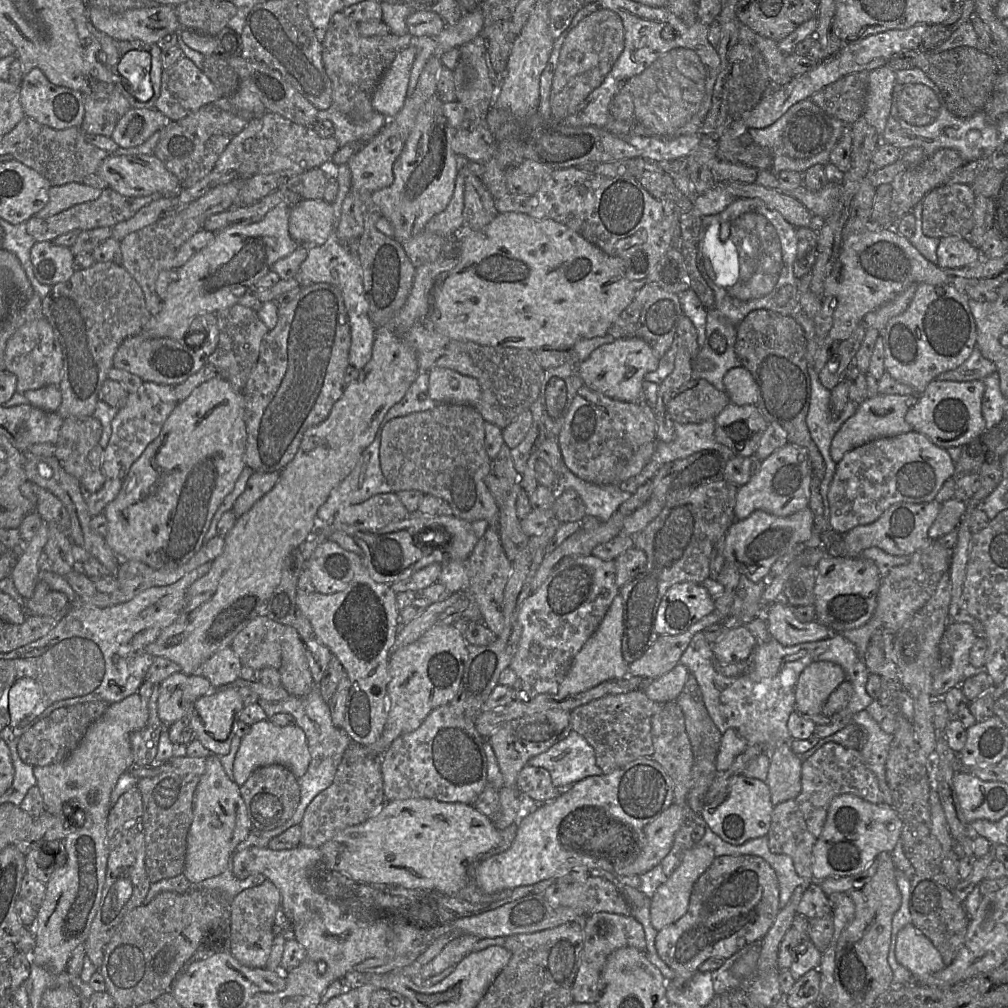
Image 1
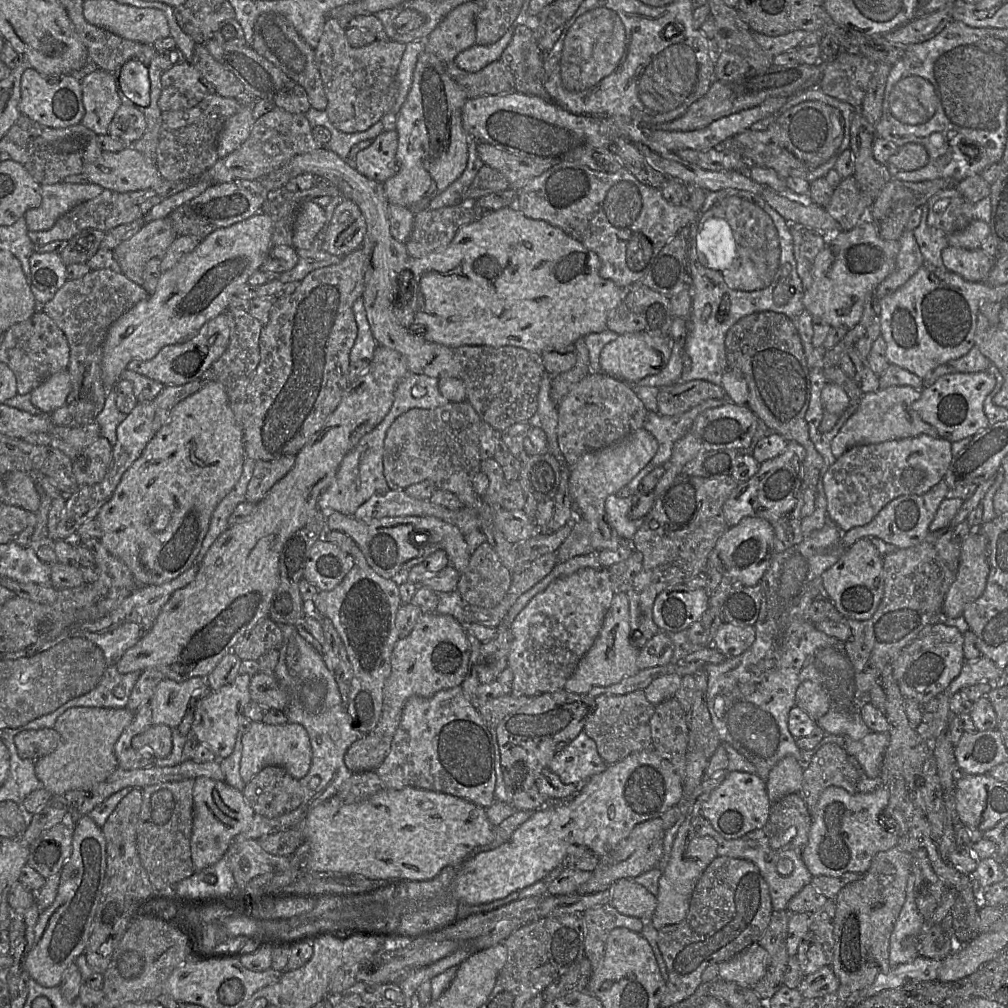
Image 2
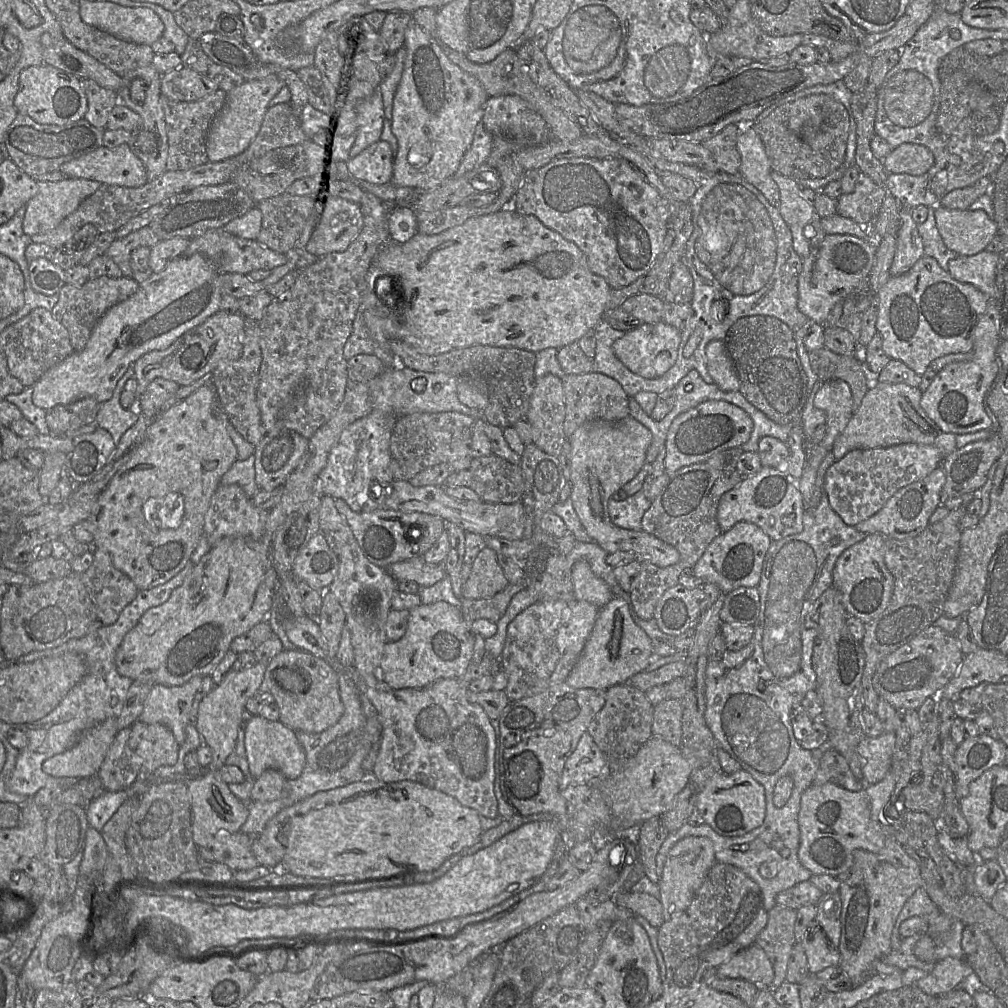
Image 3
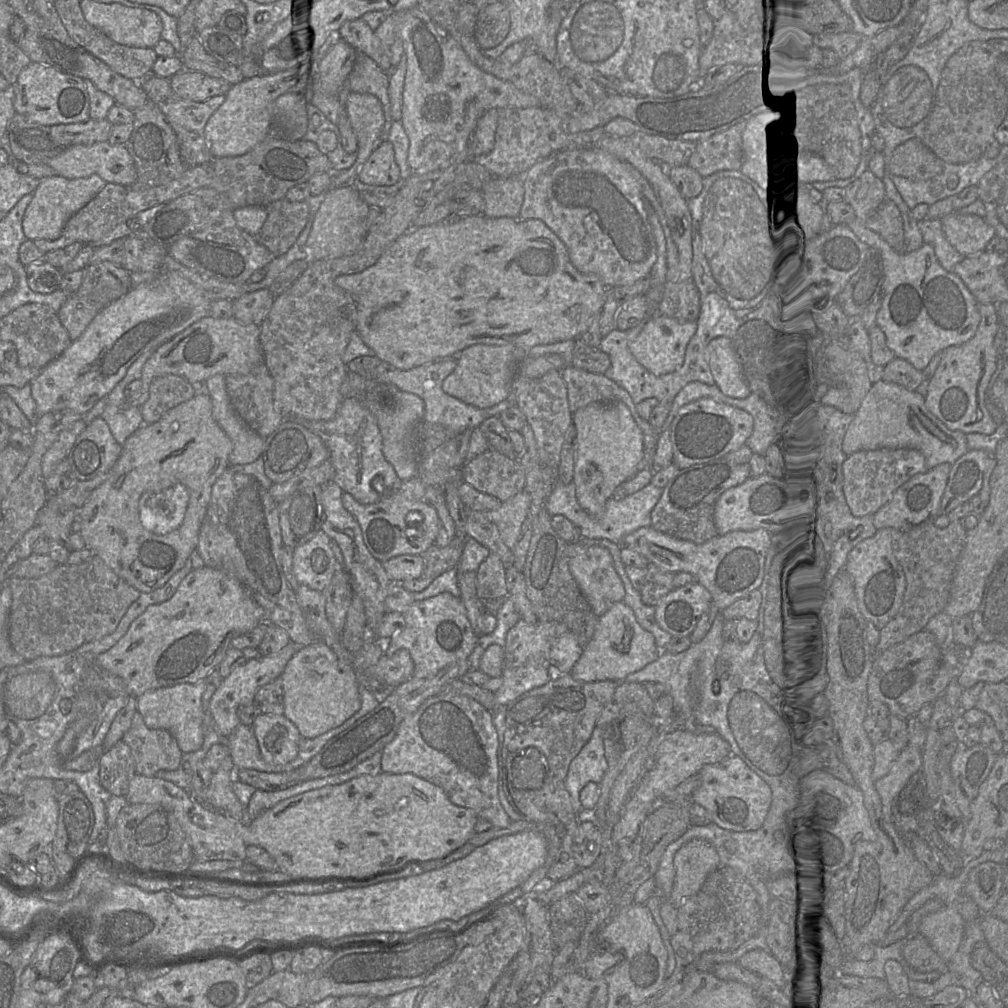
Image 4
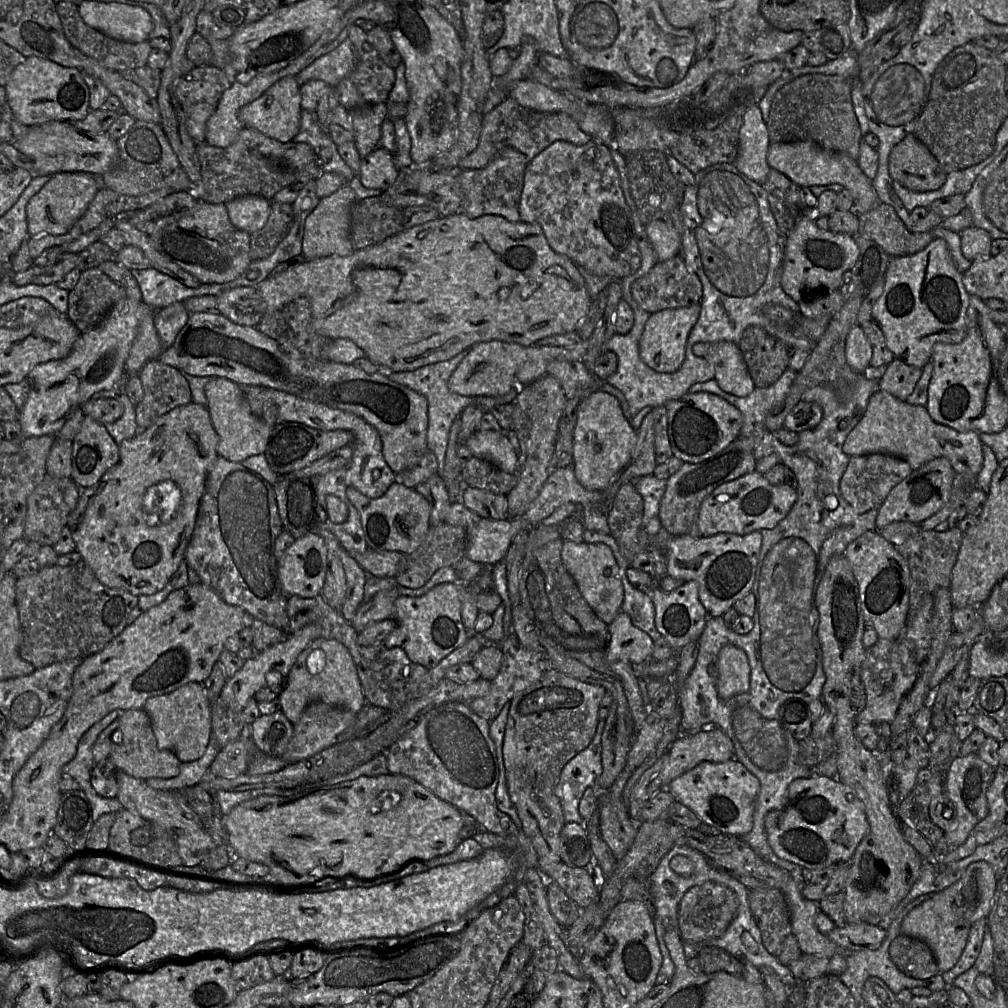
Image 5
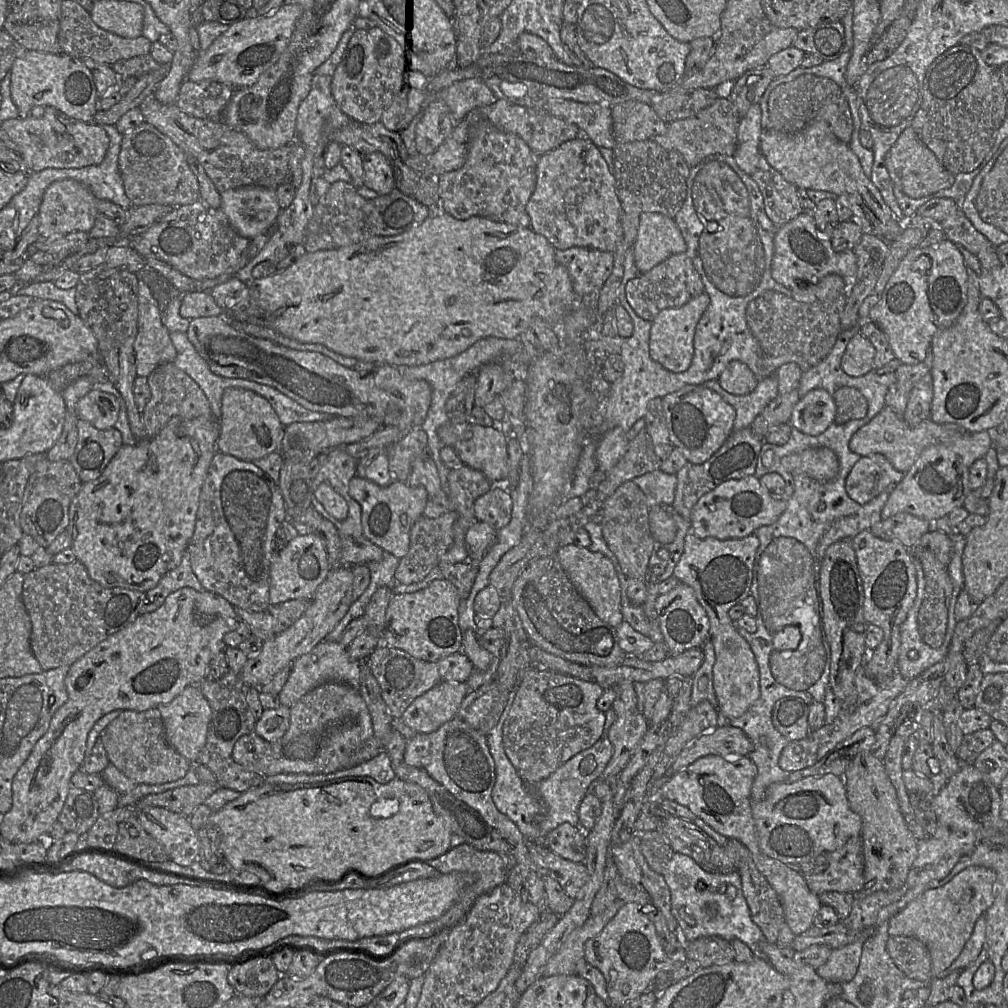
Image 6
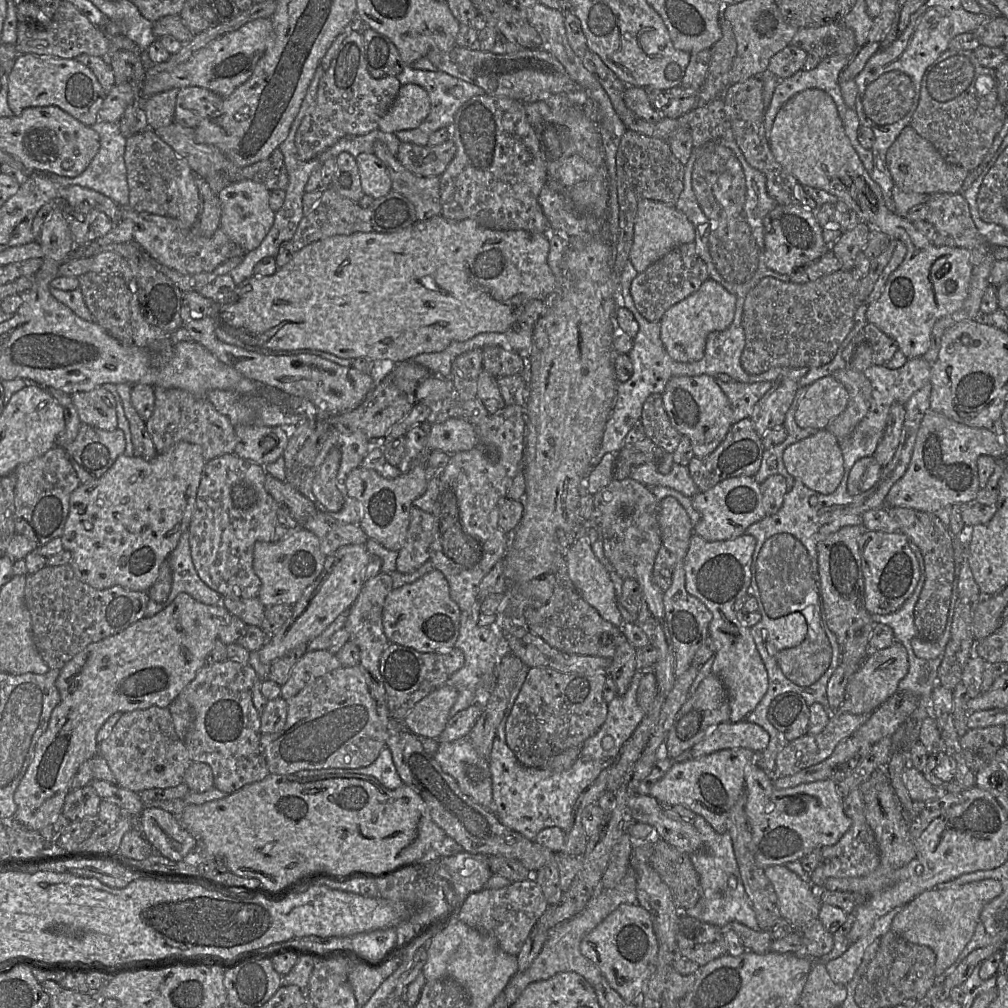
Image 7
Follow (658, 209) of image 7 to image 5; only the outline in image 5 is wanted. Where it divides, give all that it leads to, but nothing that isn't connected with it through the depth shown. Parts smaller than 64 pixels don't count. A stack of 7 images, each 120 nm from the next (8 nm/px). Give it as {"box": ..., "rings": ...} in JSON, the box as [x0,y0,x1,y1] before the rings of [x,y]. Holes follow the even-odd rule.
{"box":[645,220,681,262],"rings":[[[651,220],[645,225],[645,232],[658,262],[680,255],[681,235],[669,221]]]}

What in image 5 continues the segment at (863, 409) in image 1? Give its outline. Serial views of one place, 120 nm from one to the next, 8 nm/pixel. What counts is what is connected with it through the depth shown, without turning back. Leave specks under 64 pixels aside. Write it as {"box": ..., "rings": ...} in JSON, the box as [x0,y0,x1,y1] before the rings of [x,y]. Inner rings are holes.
{"box":[842,389,983,475],"rings":[[[881,389],[871,395],[865,413],[847,436],[842,451],[849,457],[877,453],[888,454],[905,460],[912,470],[938,457],[949,459],[954,471],[959,474],[978,475],[983,465],[982,443],[977,432],[959,432],[951,427],[938,424],[932,420],[924,406],[911,405]]]}

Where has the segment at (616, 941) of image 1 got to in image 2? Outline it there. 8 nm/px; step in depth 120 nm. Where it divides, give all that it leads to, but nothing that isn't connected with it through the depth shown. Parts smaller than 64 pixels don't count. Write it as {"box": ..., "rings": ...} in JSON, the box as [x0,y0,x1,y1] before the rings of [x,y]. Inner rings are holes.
{"box":[583,903,642,973],"rings":[[[610,903],[589,908],[583,912],[585,920],[584,954],[592,966],[592,973],[601,962],[606,941],[614,928],[625,927],[641,933],[642,922],[639,918],[620,913]]]}

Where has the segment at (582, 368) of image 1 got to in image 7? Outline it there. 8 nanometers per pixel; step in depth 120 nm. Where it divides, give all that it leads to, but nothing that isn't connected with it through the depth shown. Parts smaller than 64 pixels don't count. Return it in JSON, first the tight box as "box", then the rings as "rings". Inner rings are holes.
{"box":[660,278,736,363],"rings":[[[708,278],[700,288],[687,298],[670,307],[660,320],[660,339],[669,356],[683,363],[699,361],[703,358],[707,336],[711,332],[723,331],[732,323],[735,315],[736,297],[727,291],[721,284]]]}

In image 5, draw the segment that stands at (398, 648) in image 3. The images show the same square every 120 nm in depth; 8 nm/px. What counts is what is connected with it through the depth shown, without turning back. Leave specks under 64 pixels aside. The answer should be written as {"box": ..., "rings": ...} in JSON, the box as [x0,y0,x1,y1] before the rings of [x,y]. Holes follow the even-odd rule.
{"box":[386,582,470,669],"rings":[[[444,582],[419,597],[399,595],[394,602],[393,619],[396,626],[386,637],[386,648],[400,647],[408,658],[427,669],[434,668],[442,659],[462,646],[470,636],[461,618],[461,584]]]}

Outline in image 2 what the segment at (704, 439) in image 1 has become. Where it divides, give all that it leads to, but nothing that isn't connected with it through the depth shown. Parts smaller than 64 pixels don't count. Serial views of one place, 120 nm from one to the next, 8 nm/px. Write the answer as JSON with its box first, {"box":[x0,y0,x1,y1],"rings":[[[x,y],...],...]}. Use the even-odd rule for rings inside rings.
{"box":[643,396,732,468],"rings":[[[727,396],[723,399],[708,399],[675,416],[661,416],[657,412],[648,411],[643,427],[654,436],[658,443],[657,451],[649,462],[653,468],[664,466],[669,461],[674,444],[688,432],[698,414],[726,403],[732,403]]]}

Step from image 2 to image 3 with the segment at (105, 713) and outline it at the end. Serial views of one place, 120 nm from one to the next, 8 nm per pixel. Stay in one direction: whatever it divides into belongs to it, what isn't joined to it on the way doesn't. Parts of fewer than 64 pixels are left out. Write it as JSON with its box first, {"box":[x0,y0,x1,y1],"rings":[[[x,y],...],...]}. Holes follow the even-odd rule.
{"box":[42,718,117,779],"rings":[[[117,718],[106,719],[84,732],[70,749],[46,759],[42,770],[54,777],[82,779],[97,775],[117,732]]]}

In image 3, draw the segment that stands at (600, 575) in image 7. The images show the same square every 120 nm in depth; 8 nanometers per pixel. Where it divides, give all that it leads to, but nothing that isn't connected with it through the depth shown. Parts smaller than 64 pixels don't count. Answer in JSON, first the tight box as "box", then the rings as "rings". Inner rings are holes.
{"box":[571,560,614,608],"rings":[[[579,560],[572,565],[571,577],[574,595],[578,600],[602,608],[614,597],[609,585],[594,574],[586,560]]]}

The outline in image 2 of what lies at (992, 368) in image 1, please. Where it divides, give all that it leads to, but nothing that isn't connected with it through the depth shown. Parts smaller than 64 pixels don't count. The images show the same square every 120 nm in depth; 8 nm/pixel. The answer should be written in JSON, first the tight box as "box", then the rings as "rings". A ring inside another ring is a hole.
{"box":[923,346,991,387],"rings":[[[973,346],[970,351],[961,358],[950,360],[938,367],[936,367],[923,380],[923,387],[929,387],[943,375],[950,373],[976,373],[984,372],[991,365],[991,361],[986,358],[978,349]]]}

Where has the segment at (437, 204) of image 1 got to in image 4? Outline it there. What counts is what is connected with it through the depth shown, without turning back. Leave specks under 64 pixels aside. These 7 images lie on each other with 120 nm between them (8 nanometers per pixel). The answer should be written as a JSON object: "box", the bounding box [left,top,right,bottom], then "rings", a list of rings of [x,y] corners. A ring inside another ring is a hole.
{"box":[387,6,540,172],"rings":[[[418,6],[387,16],[393,16],[398,25],[406,56],[400,121],[409,139],[407,162],[412,172],[445,168],[467,147],[464,118],[469,101],[479,101],[485,111],[492,108],[540,108],[537,98],[476,67],[459,42],[437,27]]]}

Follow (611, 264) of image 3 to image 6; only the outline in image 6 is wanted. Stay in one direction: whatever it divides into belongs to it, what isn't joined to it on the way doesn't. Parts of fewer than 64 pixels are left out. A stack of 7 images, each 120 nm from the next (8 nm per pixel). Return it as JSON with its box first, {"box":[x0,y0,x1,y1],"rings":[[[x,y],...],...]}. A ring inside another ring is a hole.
{"box":[526,137,623,253],"rings":[[[585,137],[568,140],[539,157],[536,173],[536,187],[526,205],[531,221],[530,228],[543,235],[558,250],[585,247],[614,253],[623,237],[621,204],[615,190],[615,178],[599,147]]]}

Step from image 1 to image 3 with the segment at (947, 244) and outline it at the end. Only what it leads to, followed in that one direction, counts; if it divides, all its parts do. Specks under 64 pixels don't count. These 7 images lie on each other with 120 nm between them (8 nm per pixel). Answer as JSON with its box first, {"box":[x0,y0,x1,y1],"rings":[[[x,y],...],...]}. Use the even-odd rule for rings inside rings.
{"box":[948,251,998,301],"rings":[[[987,251],[972,256],[958,255],[950,260],[948,273],[961,283],[971,284],[989,297],[998,301],[998,288],[995,282],[995,269],[998,254]]]}

